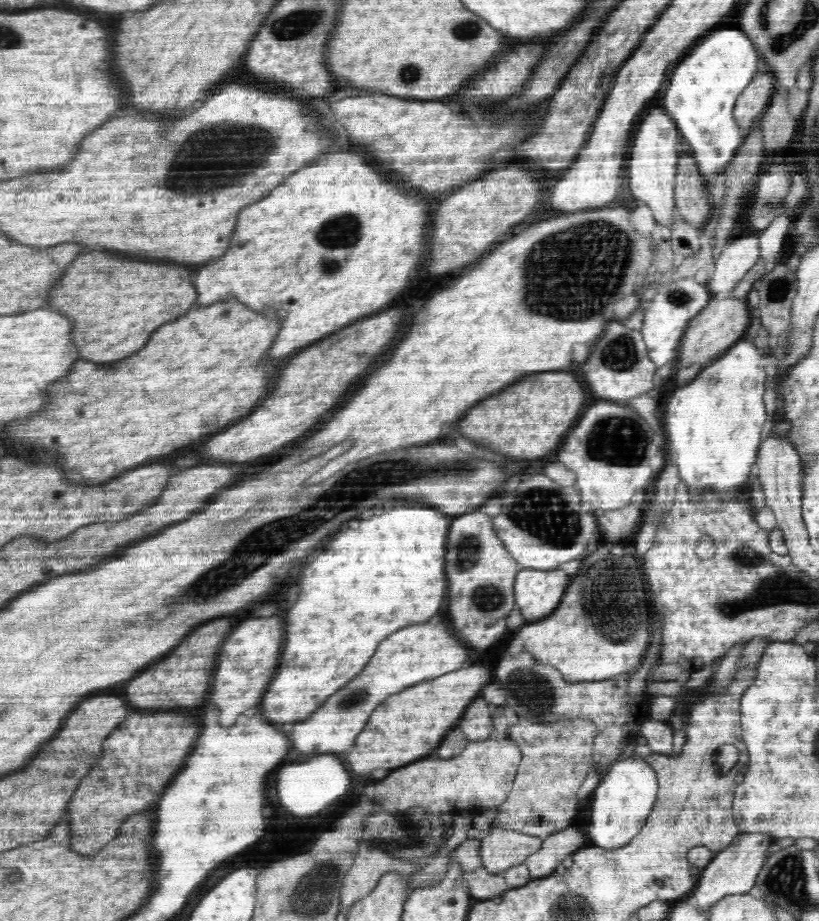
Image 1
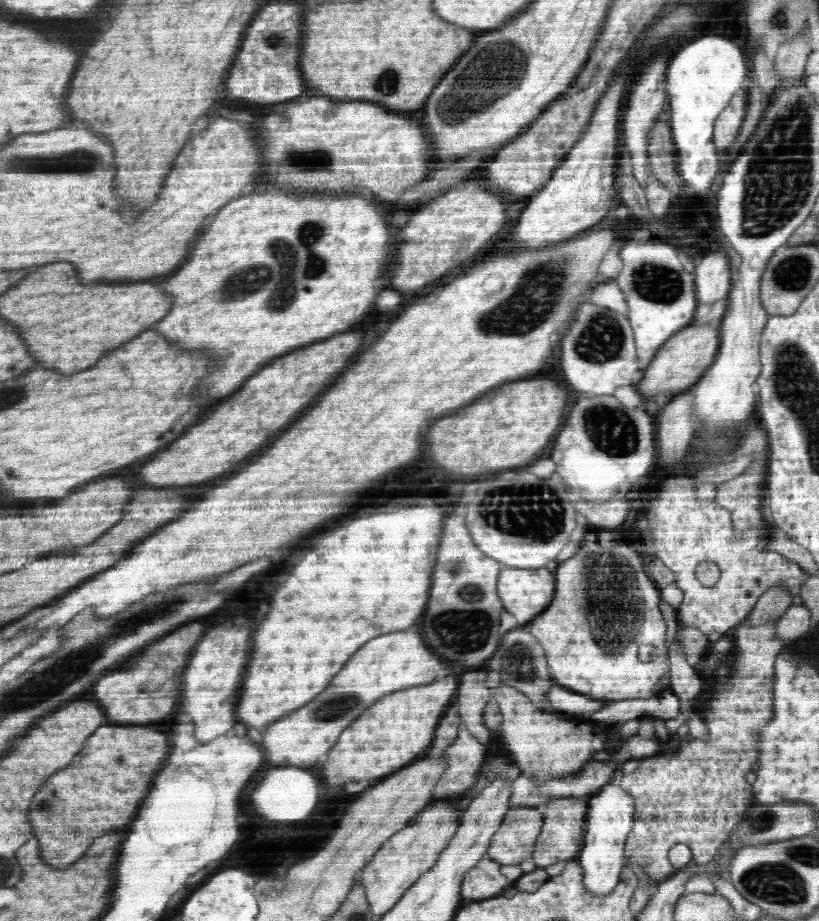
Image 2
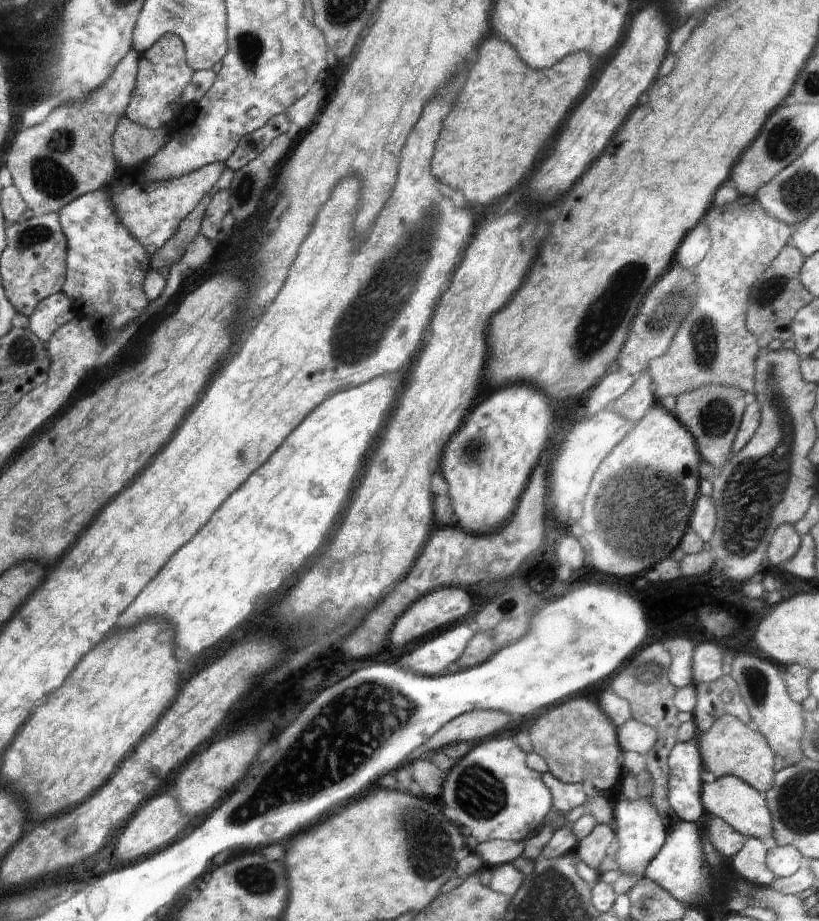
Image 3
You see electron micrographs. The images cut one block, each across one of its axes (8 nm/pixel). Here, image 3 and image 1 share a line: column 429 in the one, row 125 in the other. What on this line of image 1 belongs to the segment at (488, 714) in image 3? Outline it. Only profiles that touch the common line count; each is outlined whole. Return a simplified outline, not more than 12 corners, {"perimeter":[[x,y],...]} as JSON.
{"perimeter":[[758,73],[740,93],[734,119],[742,136],[774,94],[775,74]]}

